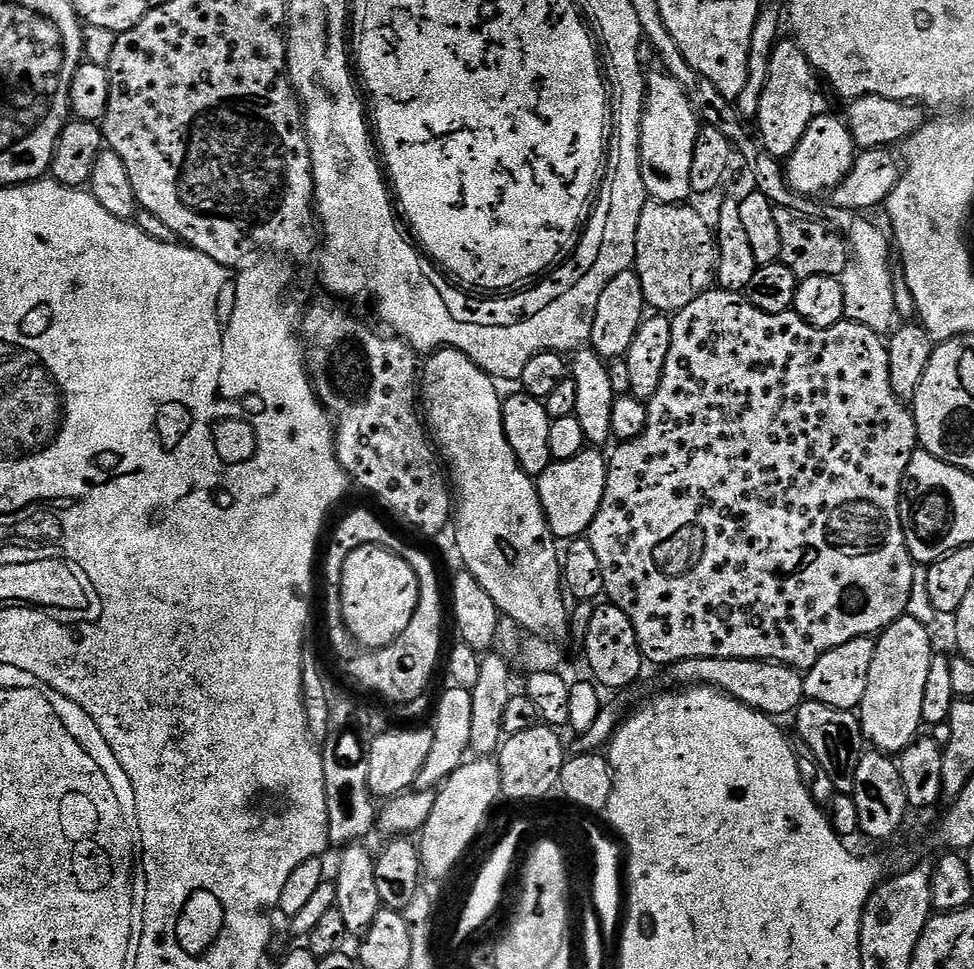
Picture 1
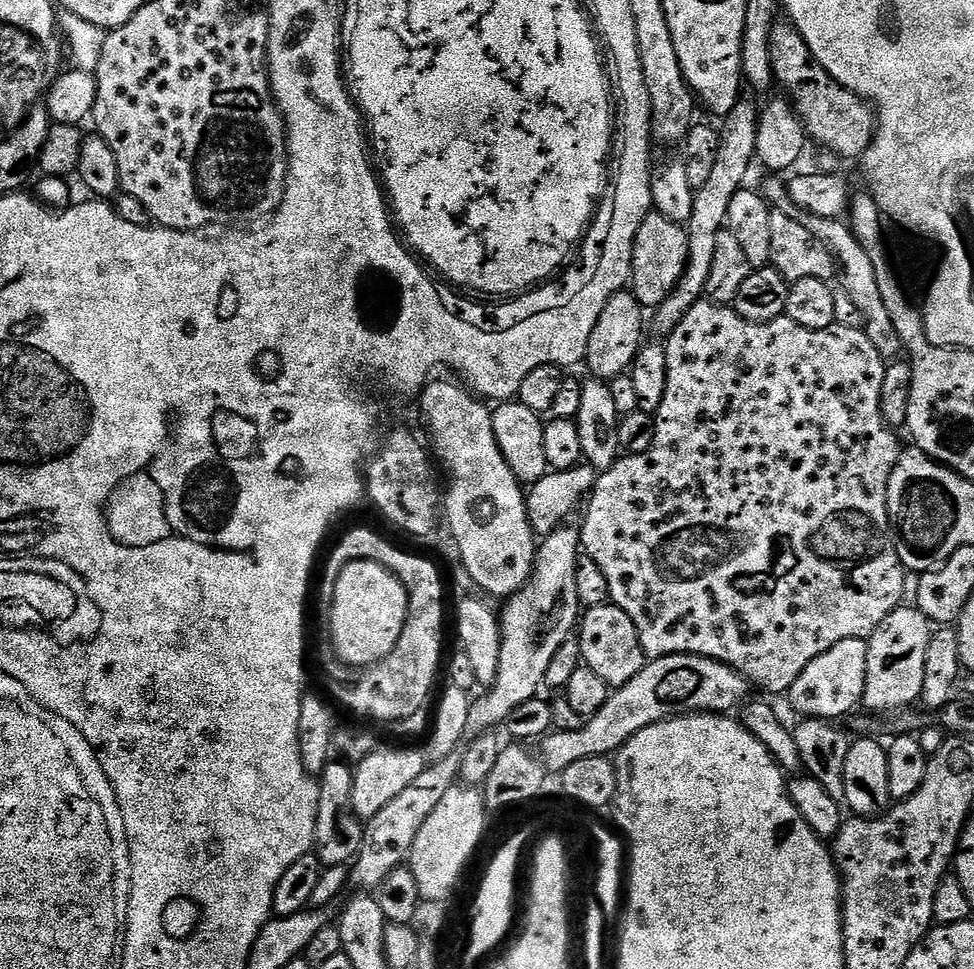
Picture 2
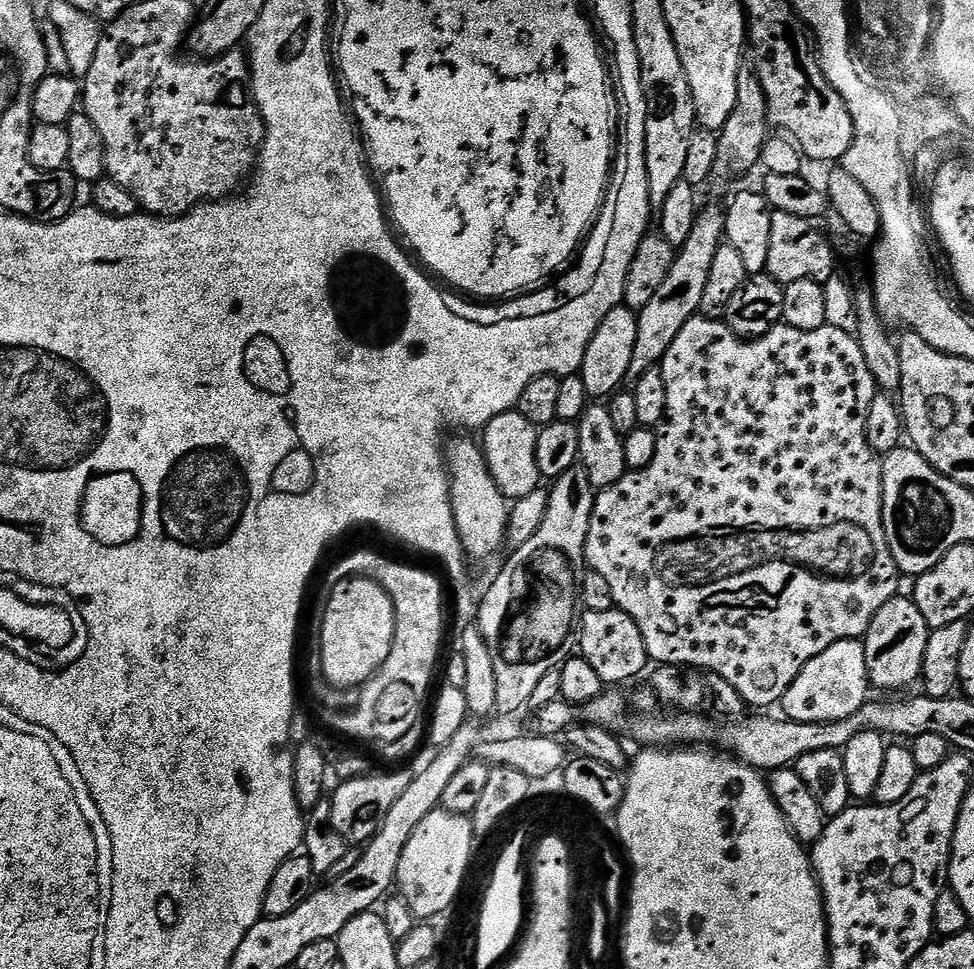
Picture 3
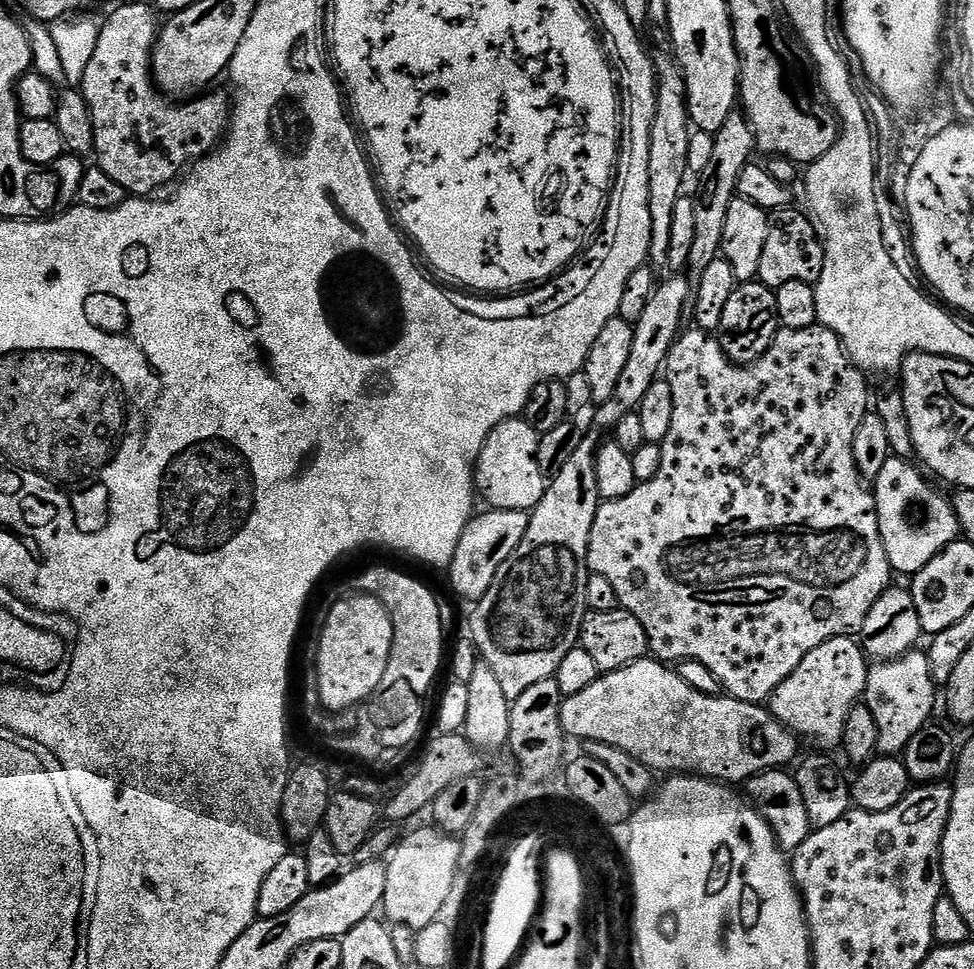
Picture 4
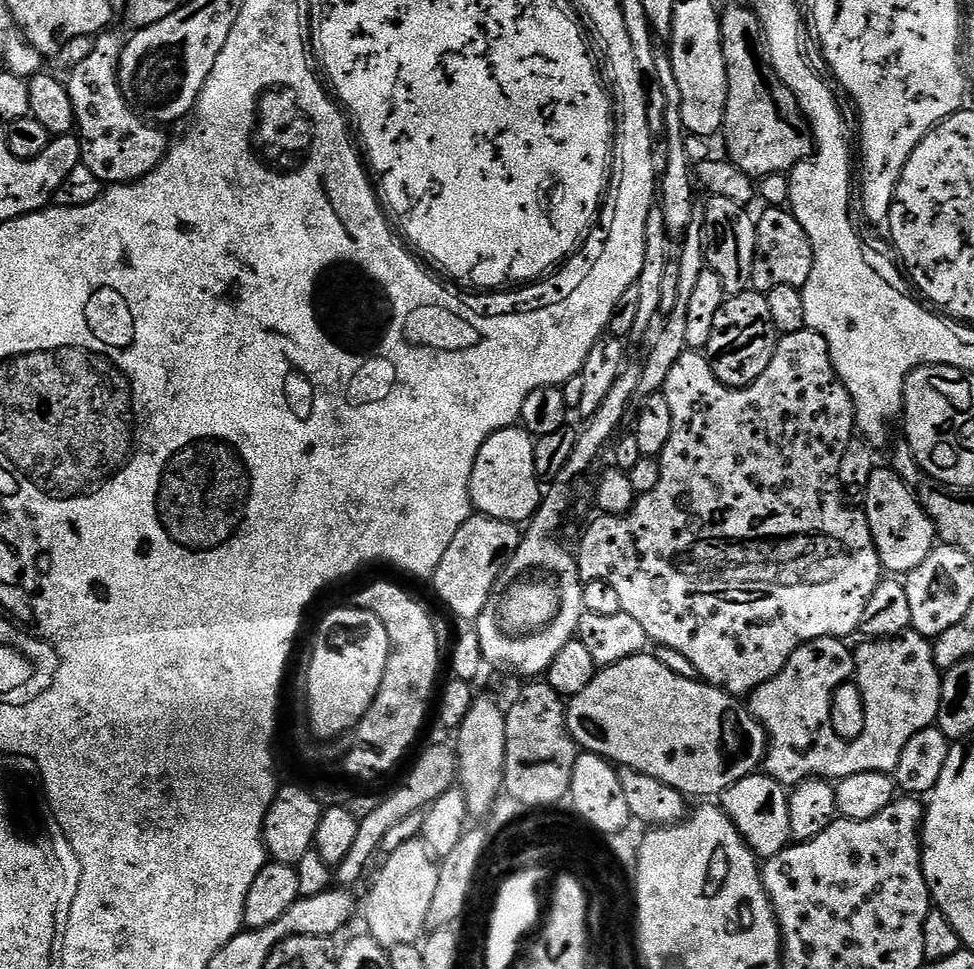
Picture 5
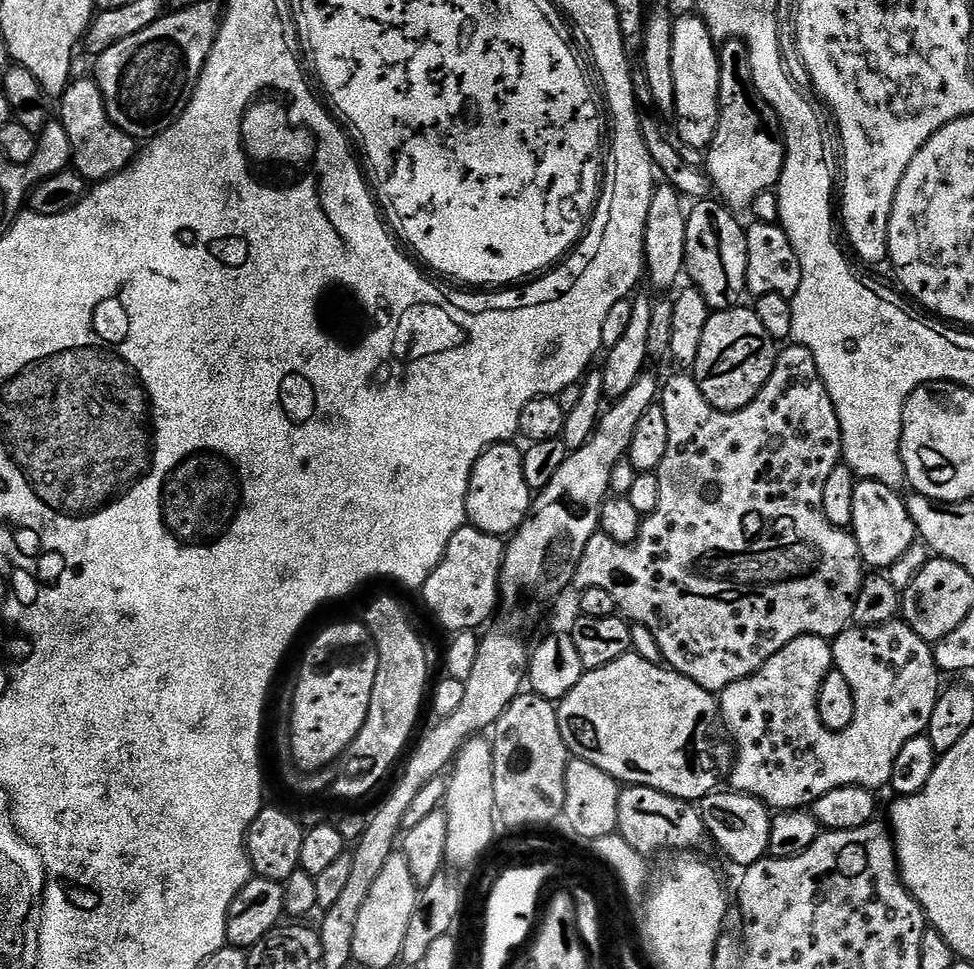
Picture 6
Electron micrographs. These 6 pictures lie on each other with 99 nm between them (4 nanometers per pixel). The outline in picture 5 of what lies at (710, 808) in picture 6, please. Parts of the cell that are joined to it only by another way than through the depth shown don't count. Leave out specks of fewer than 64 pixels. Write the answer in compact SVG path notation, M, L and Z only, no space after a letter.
M753 774L734 782L734 786L721 792L718 797L719 807L724 809L738 834L742 834L745 842L752 847L752 853L761 861L777 856L783 848L789 847L792 840L788 793L789 789L773 776Z

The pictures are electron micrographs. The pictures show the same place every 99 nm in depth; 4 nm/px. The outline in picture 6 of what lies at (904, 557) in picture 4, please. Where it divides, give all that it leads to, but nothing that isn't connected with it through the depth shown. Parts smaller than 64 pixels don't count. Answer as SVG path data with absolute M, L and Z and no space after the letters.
M860 480L854 492L854 518L850 529L860 546L860 556L863 557L865 565L872 570L888 570L891 564L896 564L912 548L912 543L917 543L916 526L912 516L908 513L908 505L905 497L900 497L897 489L886 486L877 480Z

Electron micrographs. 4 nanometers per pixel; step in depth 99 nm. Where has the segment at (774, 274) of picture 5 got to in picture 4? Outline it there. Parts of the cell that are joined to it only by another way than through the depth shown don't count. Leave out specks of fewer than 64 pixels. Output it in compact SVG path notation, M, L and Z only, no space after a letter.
M795 206L768 212L766 246L762 246L762 262L758 262L758 280L773 290L786 286L786 282L806 282L815 286L822 274L824 246L814 230L811 219Z

